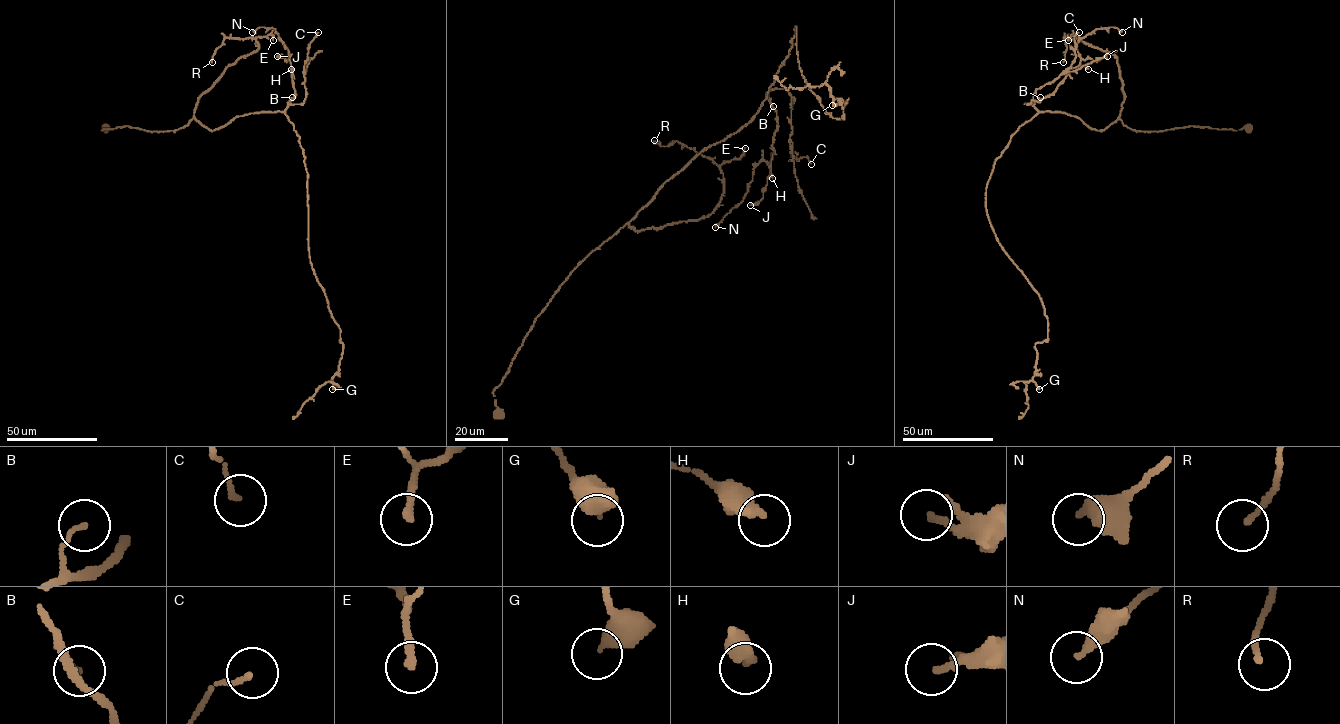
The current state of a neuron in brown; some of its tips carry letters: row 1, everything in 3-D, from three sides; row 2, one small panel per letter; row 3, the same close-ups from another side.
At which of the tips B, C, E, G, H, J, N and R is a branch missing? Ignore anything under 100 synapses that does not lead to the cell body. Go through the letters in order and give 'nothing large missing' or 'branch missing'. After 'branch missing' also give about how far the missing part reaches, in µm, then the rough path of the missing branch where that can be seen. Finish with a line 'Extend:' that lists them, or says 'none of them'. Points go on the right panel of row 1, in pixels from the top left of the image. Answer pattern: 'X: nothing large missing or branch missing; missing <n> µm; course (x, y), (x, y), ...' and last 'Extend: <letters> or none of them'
B: nothing large missing
C: nothing large missing
E: nothing large missing
G: nothing large missing
H: nothing large missing
J: nothing large missing
N: nothing large missing
R: nothing large missing
Extend: none of them

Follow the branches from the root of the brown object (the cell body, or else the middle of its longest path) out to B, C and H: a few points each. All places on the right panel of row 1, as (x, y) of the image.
B: (1249, 128), (1190, 125), (1142, 131), (1118, 118), (1097, 130), (1075, 116), (1039, 111), (1034, 105), (1040, 97)
C: (1249, 128), (1142, 131), (1118, 118), (1097, 130), (1075, 116), (1028, 105), (1036, 89), (1070, 66), (1079, 32)
H: (1249, 128), (1190, 125), (1142, 131), (1118, 118), (1097, 130), (1075, 116), (1035, 107), (1069, 69), (1088, 69)

